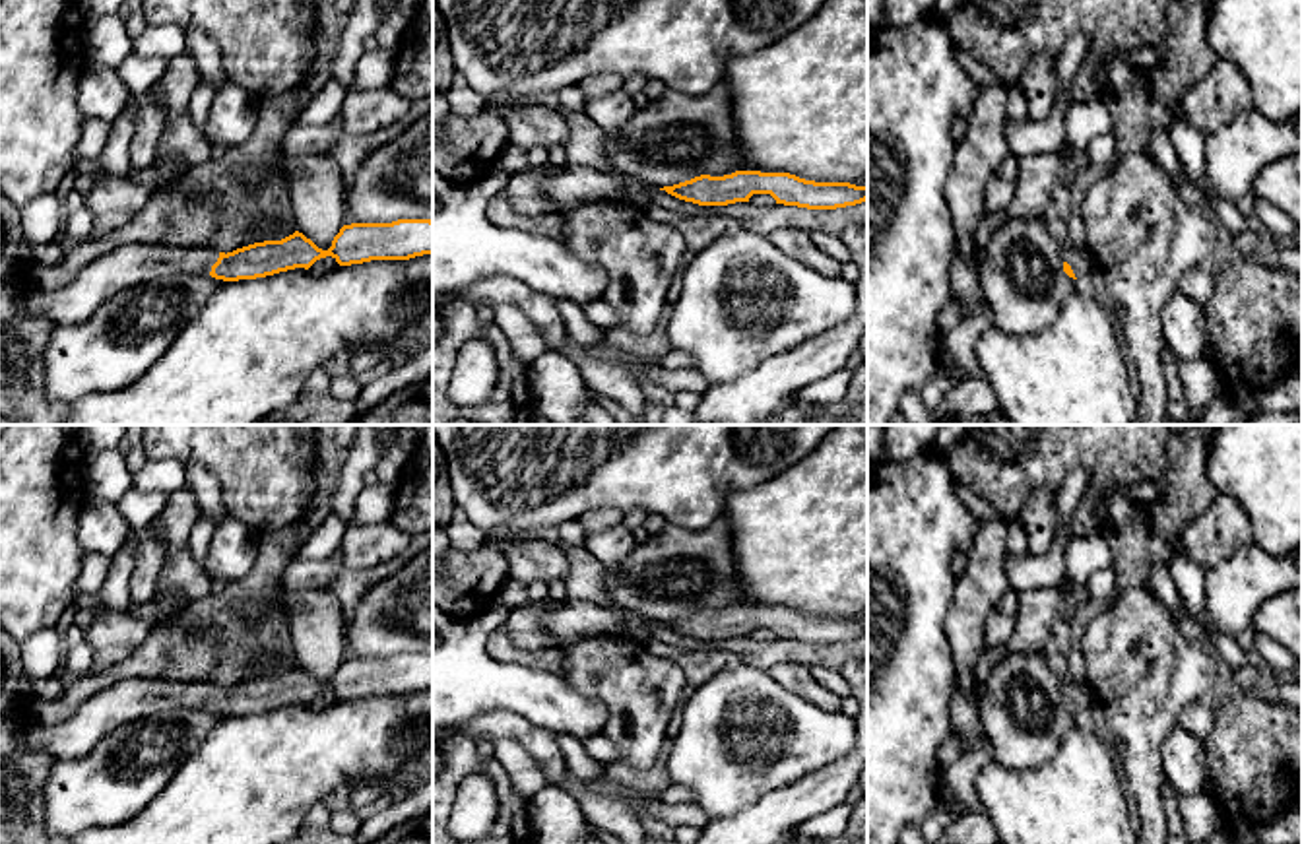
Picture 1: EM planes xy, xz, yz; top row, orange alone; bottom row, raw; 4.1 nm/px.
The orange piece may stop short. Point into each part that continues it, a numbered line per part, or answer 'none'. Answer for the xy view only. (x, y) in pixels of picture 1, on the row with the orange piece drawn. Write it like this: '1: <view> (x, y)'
1: xy (140, 262)

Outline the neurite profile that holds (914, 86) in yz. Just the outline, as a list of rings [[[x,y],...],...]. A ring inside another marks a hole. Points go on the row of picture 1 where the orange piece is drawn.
[[[931,17],[906,27],[867,29],[867,425],[889,425],[906,392],[939,367],[937,314],[951,295],[955,227],[945,196],[957,146],[953,122],[970,118],[978,83],[955,60],[955,43]]]

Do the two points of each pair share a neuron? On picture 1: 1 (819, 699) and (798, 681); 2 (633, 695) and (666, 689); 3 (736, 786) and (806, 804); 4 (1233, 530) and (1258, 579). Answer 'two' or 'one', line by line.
1: one
2: one
3: two
4: two

